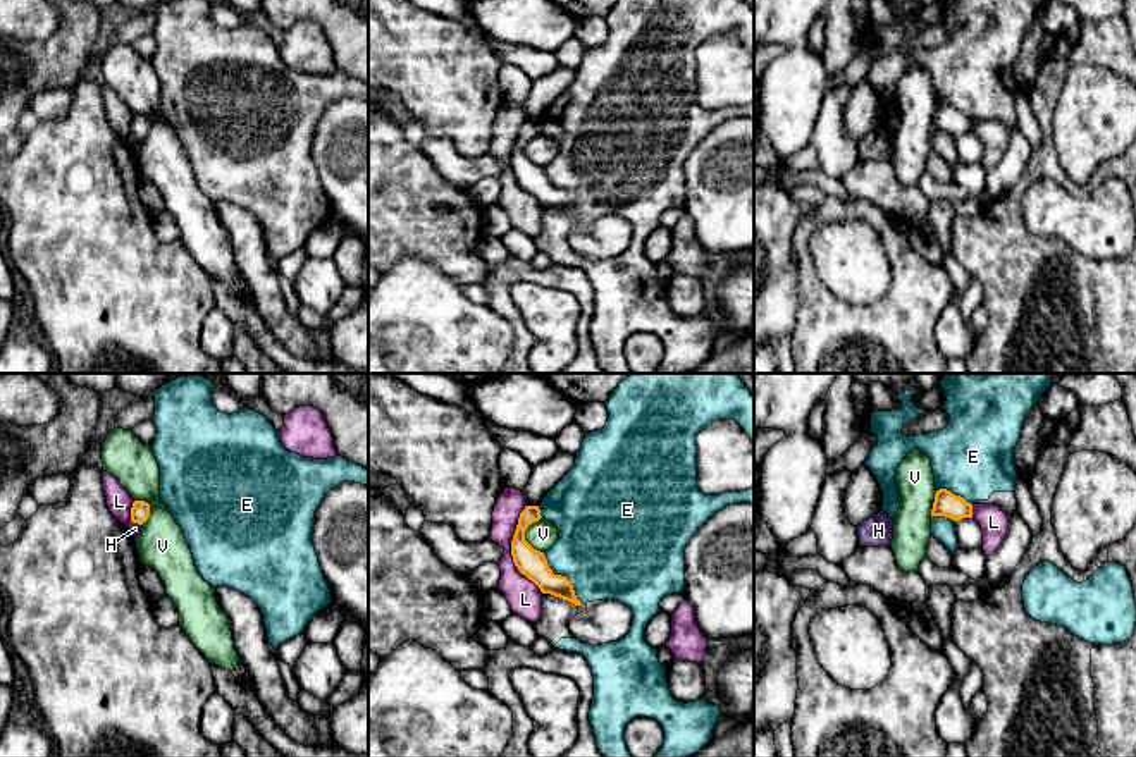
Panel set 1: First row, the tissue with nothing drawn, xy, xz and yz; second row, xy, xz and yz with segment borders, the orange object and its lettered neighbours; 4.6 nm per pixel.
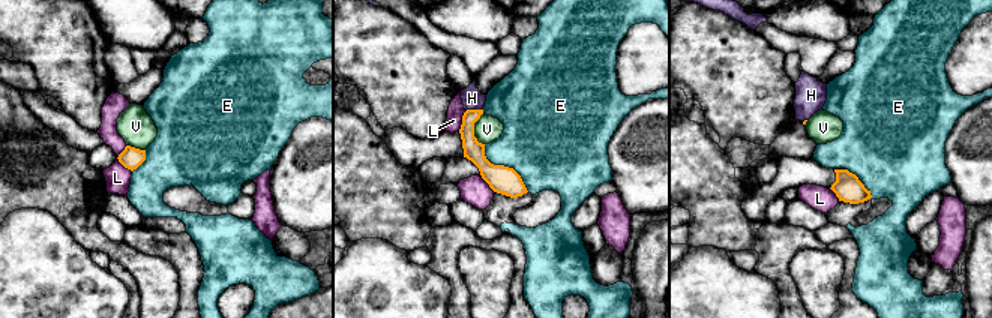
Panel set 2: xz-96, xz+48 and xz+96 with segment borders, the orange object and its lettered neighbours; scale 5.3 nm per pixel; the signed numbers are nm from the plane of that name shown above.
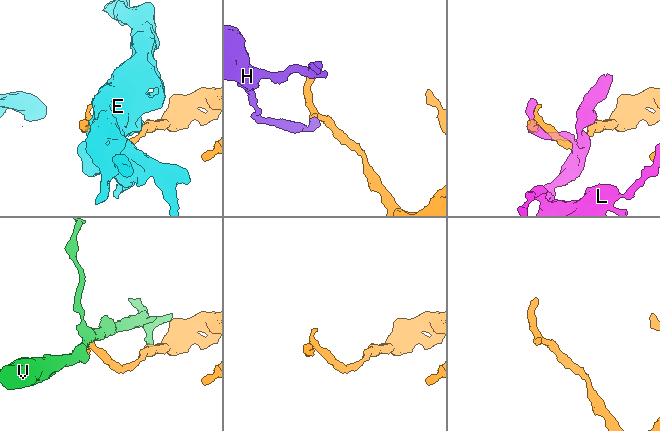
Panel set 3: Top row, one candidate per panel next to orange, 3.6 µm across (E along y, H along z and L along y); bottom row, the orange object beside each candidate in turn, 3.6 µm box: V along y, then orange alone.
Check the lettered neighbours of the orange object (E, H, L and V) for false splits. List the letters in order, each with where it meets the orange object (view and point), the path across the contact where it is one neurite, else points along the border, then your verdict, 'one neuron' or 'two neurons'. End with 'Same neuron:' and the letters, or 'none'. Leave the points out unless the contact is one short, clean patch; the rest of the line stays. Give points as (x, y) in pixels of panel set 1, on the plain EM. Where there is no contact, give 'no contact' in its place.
E: xz (563, 191) | two neurons
H: xy (136, 136) | along xy (131, 135), (142, 140) | two neurons
L: xz (512, 164) | two neurons
V: xz (524, 150) | two neurons
Same neuron: none

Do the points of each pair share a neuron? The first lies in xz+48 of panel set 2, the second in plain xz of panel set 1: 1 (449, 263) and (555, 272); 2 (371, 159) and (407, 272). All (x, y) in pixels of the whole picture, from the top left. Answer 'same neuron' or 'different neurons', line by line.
1: same neuron
2: different neurons

